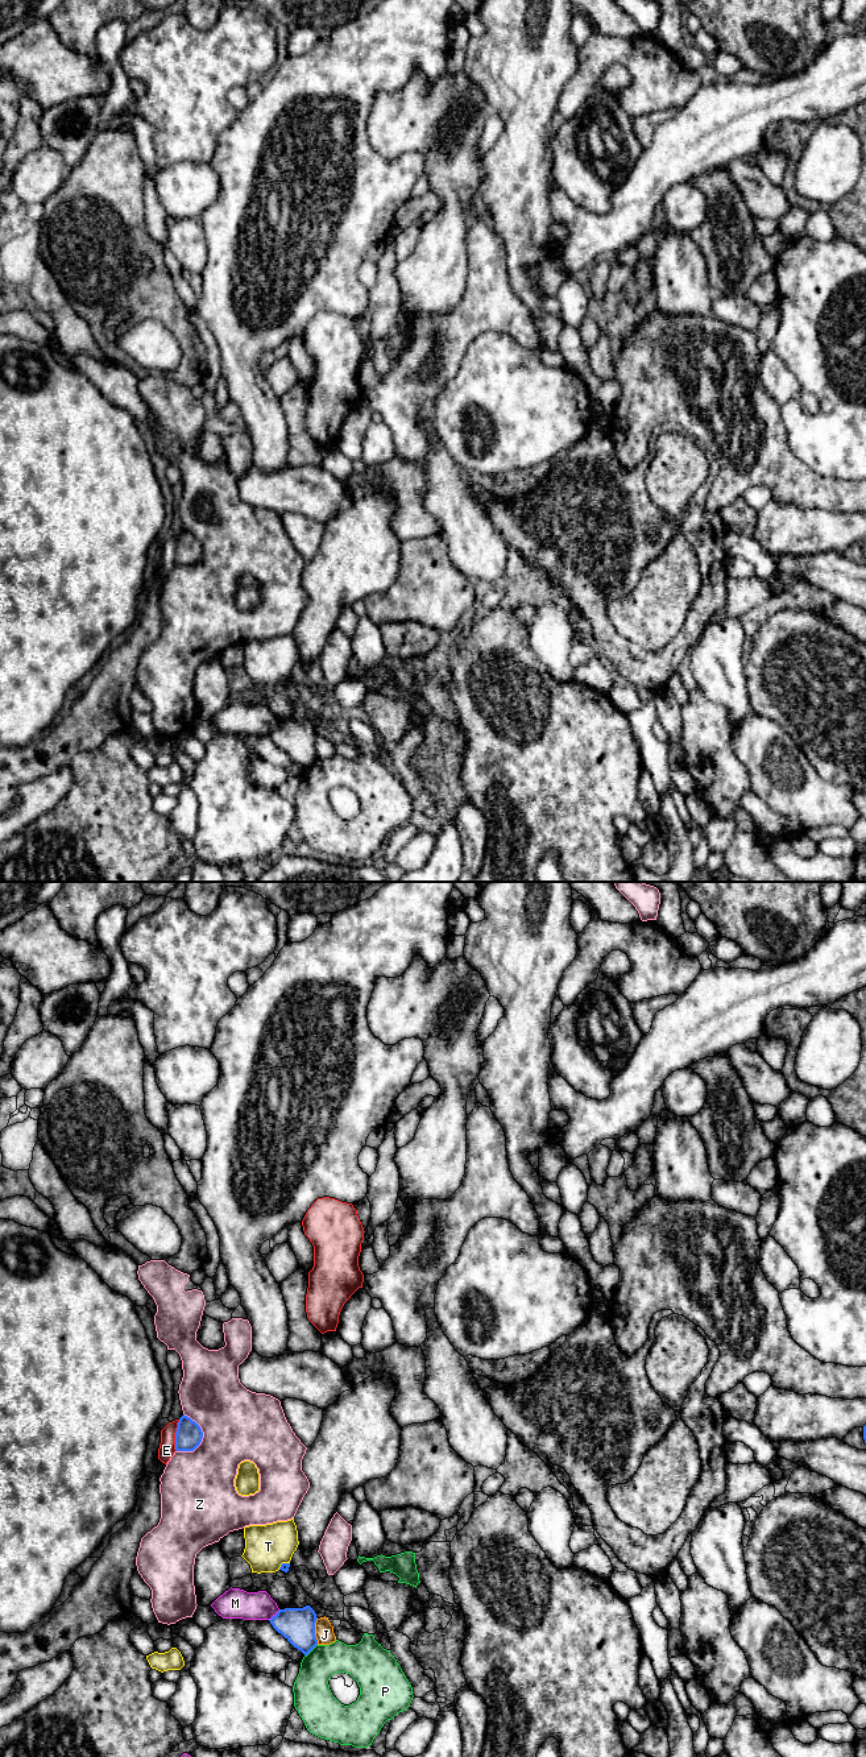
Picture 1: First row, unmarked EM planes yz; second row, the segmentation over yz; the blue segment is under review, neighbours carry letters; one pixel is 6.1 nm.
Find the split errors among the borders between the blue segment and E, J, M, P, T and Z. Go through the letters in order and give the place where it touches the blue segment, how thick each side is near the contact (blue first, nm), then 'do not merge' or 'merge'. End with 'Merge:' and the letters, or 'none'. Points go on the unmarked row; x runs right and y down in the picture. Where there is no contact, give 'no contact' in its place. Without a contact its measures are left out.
E: yz (175, 550) | 160/100 nm | do not merge
J: yz (314, 746) | 200/120 nm | do not merge
M: yz (276, 729) | 200/180 nm | do not merge
P: yz (310, 765) | 200/220 nm | do not merge
T: yz (282, 678) | 50/280 nm | do not merge
Z: yz (202, 546) | 160/440 nm | do not merge
Merge: none

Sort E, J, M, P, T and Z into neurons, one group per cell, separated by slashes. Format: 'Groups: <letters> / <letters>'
Groups: E / J / M / P / T / Z

